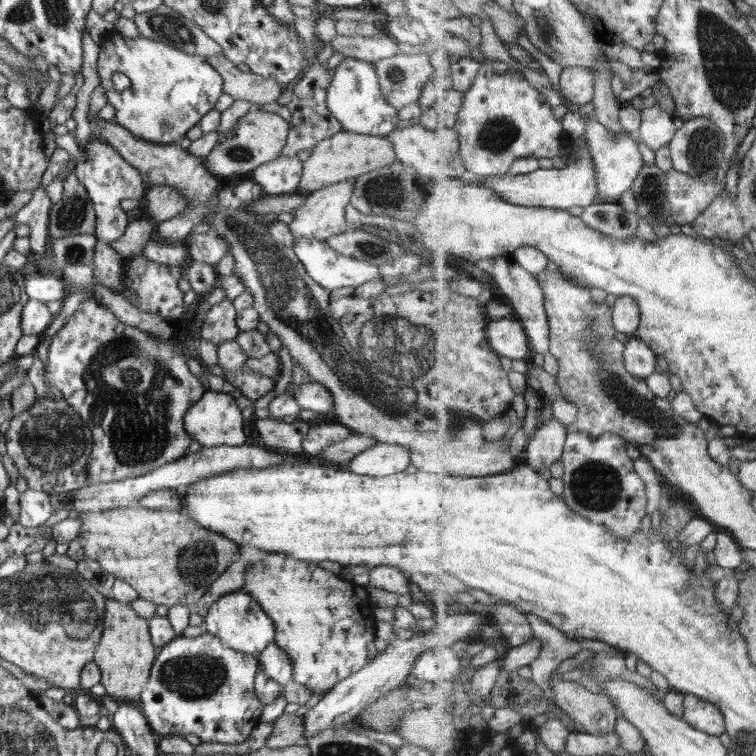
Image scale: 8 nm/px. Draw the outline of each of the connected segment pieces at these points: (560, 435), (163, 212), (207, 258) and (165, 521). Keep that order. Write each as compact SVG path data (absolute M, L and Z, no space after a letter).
M558 418L548 420L528 444L525 457L535 470L542 470L555 462L563 461L569 440L569 426Z
M168 186L148 187L146 195L146 210L144 214L157 226L174 216L178 216L190 202L182 197L177 189L170 189Z
M211 231L203 234L191 234L186 239L188 259L192 262L216 265L220 258L227 254L228 242Z
M136 503L102 512L78 512L74 518L81 522L81 532L77 538L82 540L85 556L98 561L116 579L130 583L139 598L156 605L164 604L169 609L176 604L195 606L211 584L240 556L239 545L235 542L202 529L184 515L180 510L148 510Z

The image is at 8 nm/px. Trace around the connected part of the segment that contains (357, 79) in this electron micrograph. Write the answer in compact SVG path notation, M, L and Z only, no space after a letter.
M346 57L335 68L325 95L328 110L340 122L344 131L381 136L387 135L401 125L398 111L382 96L378 76L372 63Z

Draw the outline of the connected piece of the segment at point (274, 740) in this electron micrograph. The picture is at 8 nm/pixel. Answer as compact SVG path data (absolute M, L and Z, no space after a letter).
M282 714L276 719L274 729L265 741L268 748L288 748L299 744L304 738L304 718L297 715Z

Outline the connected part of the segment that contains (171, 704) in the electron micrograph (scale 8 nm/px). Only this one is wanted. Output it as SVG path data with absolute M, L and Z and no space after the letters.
M203 632L193 638L180 634L158 649L148 682L140 694L140 710L147 718L149 727L158 735L195 734L204 742L243 743L259 724L265 707L256 696L257 670L255 655L228 647L213 634Z

